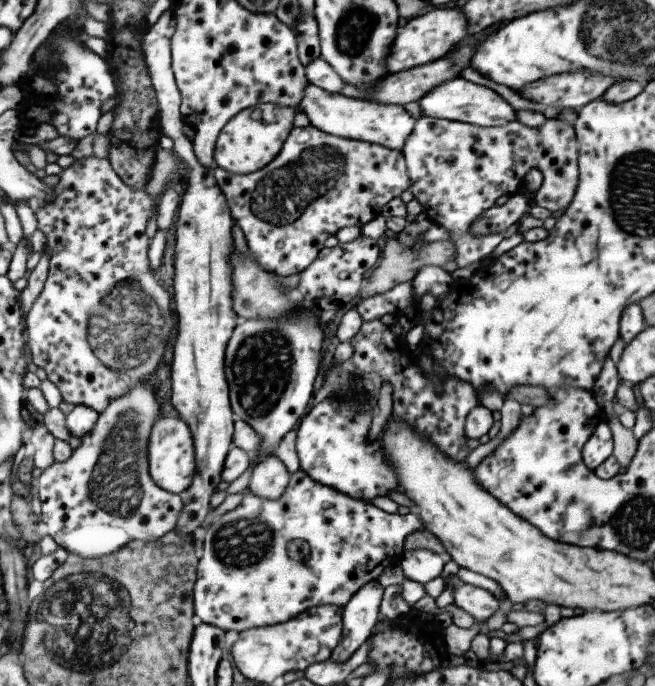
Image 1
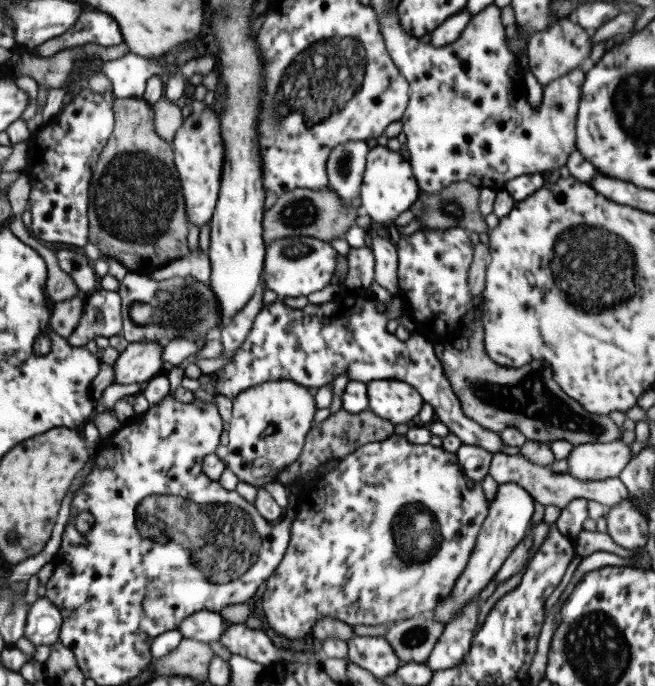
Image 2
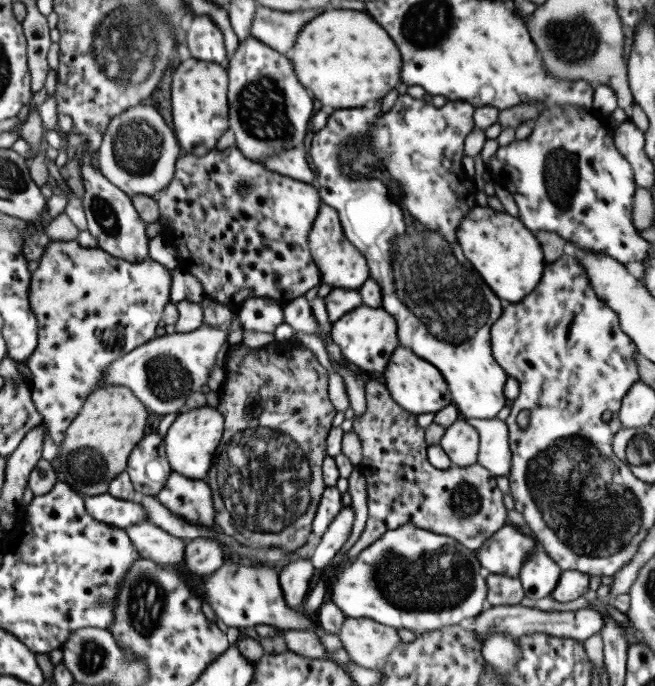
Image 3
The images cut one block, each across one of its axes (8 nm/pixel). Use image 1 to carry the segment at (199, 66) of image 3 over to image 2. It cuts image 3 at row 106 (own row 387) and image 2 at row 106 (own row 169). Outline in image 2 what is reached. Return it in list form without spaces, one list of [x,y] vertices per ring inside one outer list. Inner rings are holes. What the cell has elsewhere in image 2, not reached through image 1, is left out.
[[[192,100],[189,116],[182,120],[170,143],[172,160],[180,180],[185,216],[189,224],[201,228],[207,224],[214,211],[223,166],[223,146],[219,137],[219,118],[214,108],[202,101]]]

